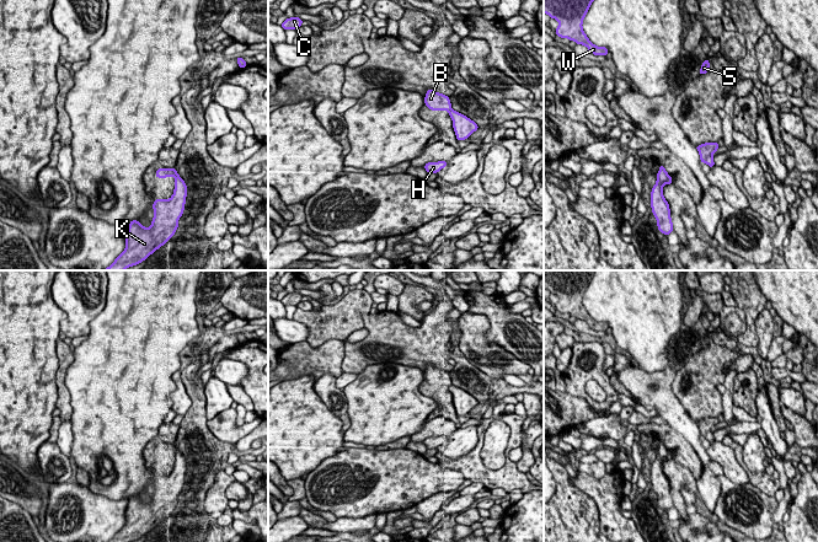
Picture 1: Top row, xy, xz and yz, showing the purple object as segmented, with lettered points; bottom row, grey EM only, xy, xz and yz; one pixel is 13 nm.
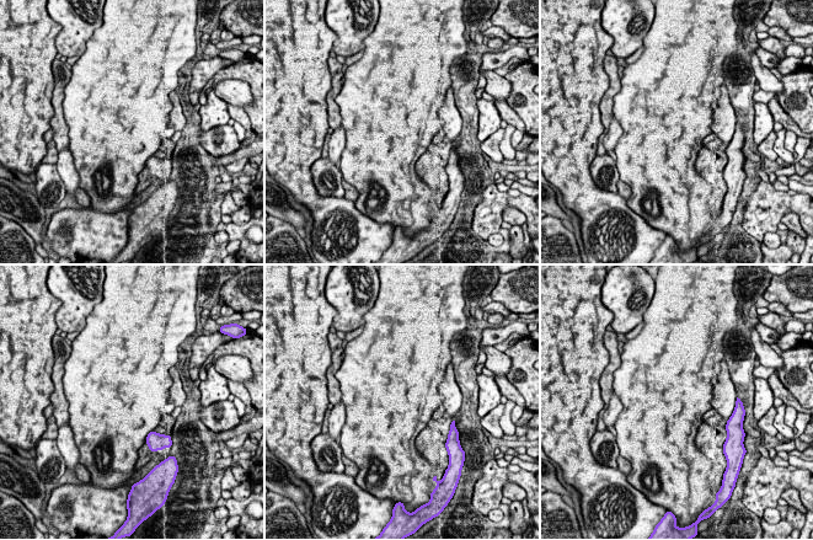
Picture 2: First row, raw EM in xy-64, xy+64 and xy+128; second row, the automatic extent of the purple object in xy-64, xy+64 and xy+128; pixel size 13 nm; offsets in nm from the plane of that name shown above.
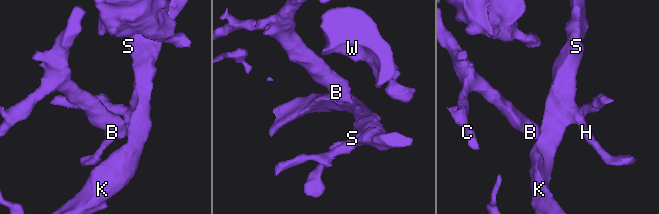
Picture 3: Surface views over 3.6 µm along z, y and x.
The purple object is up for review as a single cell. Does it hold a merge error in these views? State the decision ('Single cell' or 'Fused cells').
Fused cells

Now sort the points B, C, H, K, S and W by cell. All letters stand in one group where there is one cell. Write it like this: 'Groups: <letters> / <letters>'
Groups: B C W / H K S

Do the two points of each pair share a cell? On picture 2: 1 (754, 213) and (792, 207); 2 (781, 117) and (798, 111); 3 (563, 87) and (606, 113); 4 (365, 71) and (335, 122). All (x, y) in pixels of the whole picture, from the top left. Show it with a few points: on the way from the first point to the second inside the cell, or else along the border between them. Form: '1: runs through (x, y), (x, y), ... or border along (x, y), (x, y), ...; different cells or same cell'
1: runs through (764, 207), (782, 207); same cell
2: border along (775, 97), (781, 108), (800, 129); different cells
3: border along (609, 81), (599, 106), (604, 128); different cells
4: border along (343, 84), (336, 97), (341, 126); different cells

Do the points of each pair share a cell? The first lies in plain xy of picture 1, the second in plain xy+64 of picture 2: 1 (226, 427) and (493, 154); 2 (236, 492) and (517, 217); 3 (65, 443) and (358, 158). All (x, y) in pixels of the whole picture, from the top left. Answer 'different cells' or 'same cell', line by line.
1: same cell
2: same cell
3: different cells

